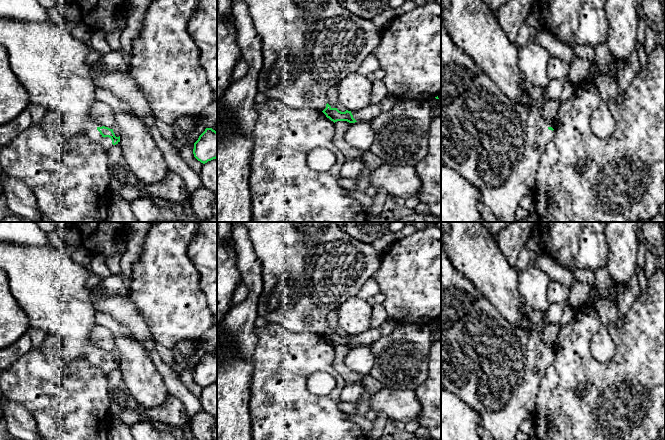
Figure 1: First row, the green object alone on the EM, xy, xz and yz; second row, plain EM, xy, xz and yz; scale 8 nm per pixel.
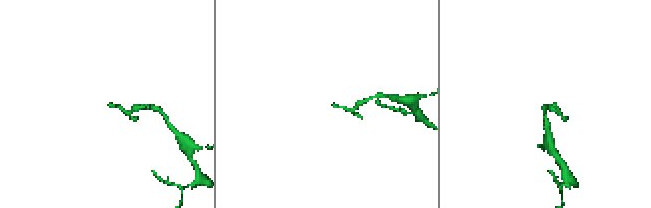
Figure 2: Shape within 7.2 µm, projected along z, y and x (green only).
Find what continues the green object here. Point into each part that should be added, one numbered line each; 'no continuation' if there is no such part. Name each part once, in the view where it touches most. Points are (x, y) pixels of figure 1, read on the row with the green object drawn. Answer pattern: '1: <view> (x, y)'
1: xy (49, 61)

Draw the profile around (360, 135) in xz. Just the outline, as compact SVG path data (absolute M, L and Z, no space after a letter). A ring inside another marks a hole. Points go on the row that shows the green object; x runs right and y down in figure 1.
M355 122L349 124L344 139L352 147L368 151L374 142L374 136L370 122Z

